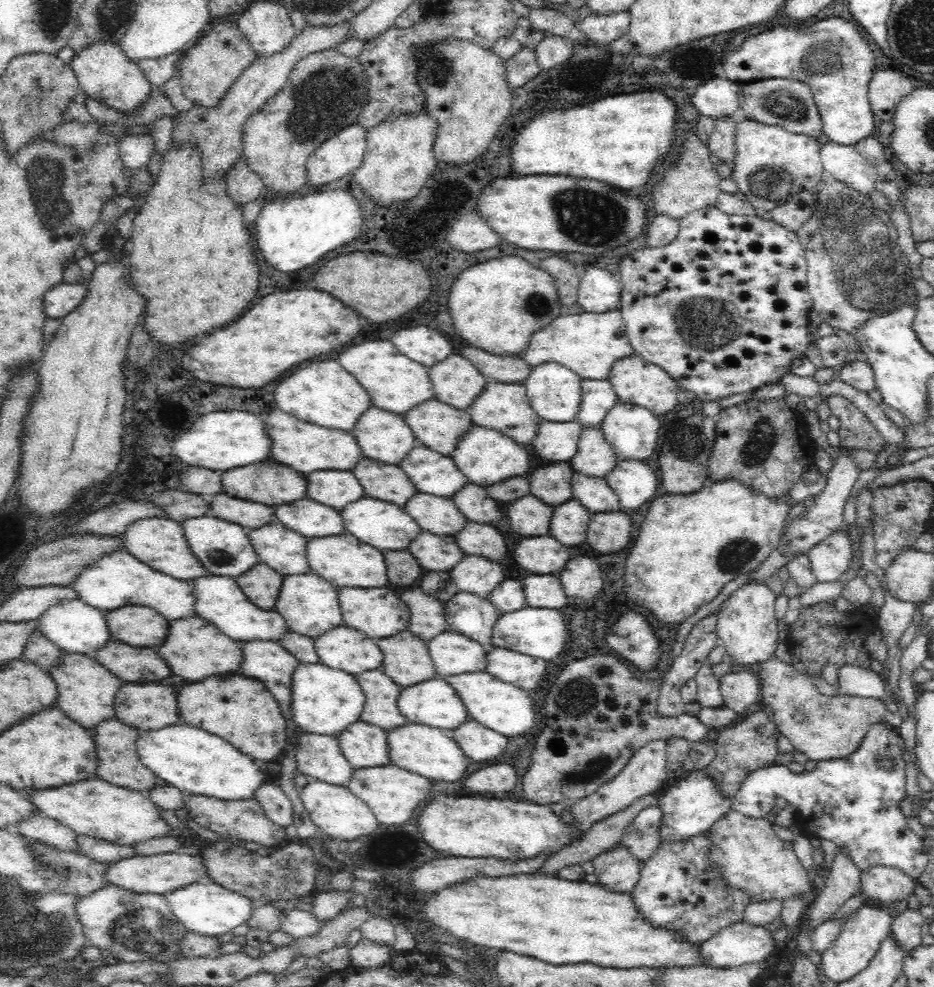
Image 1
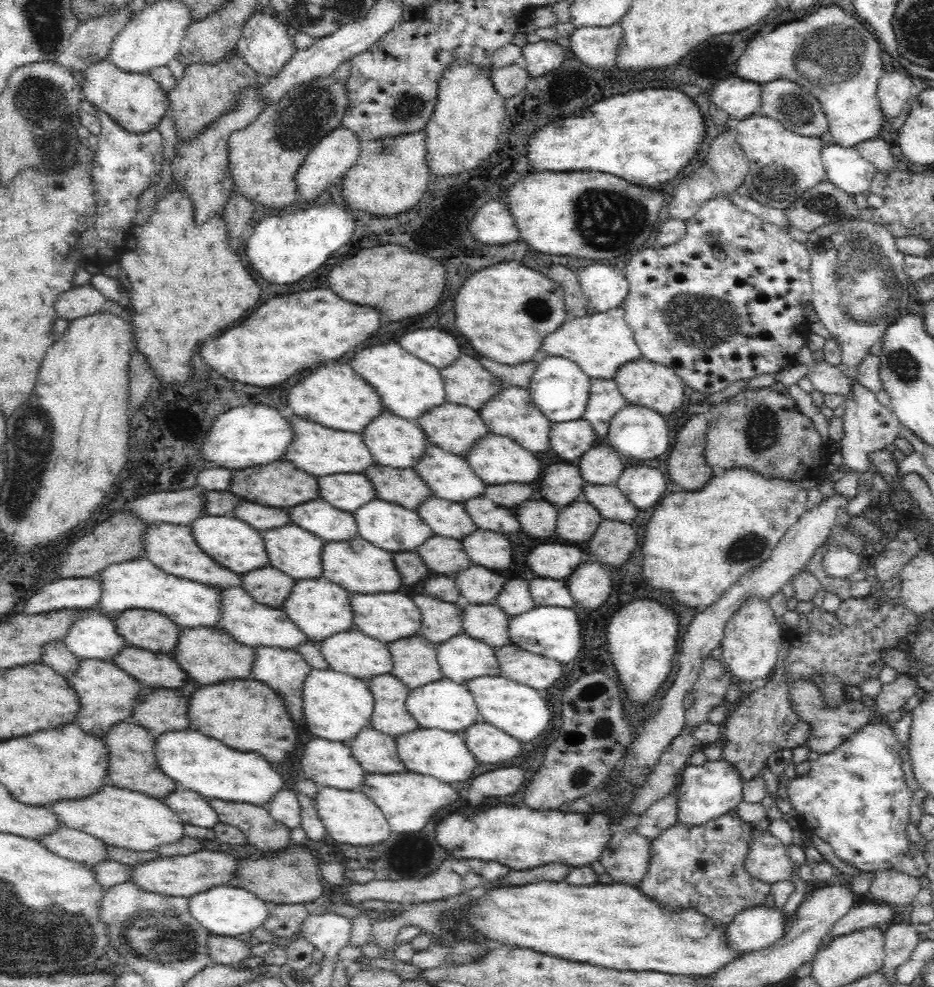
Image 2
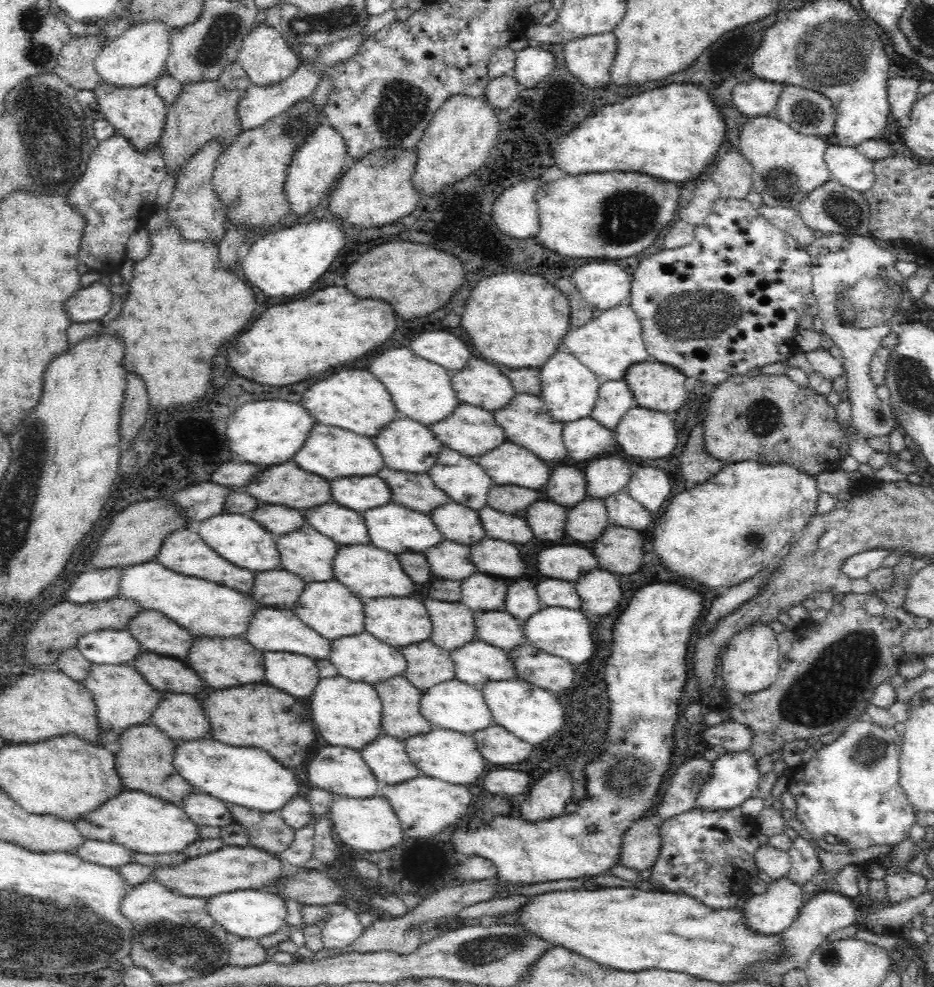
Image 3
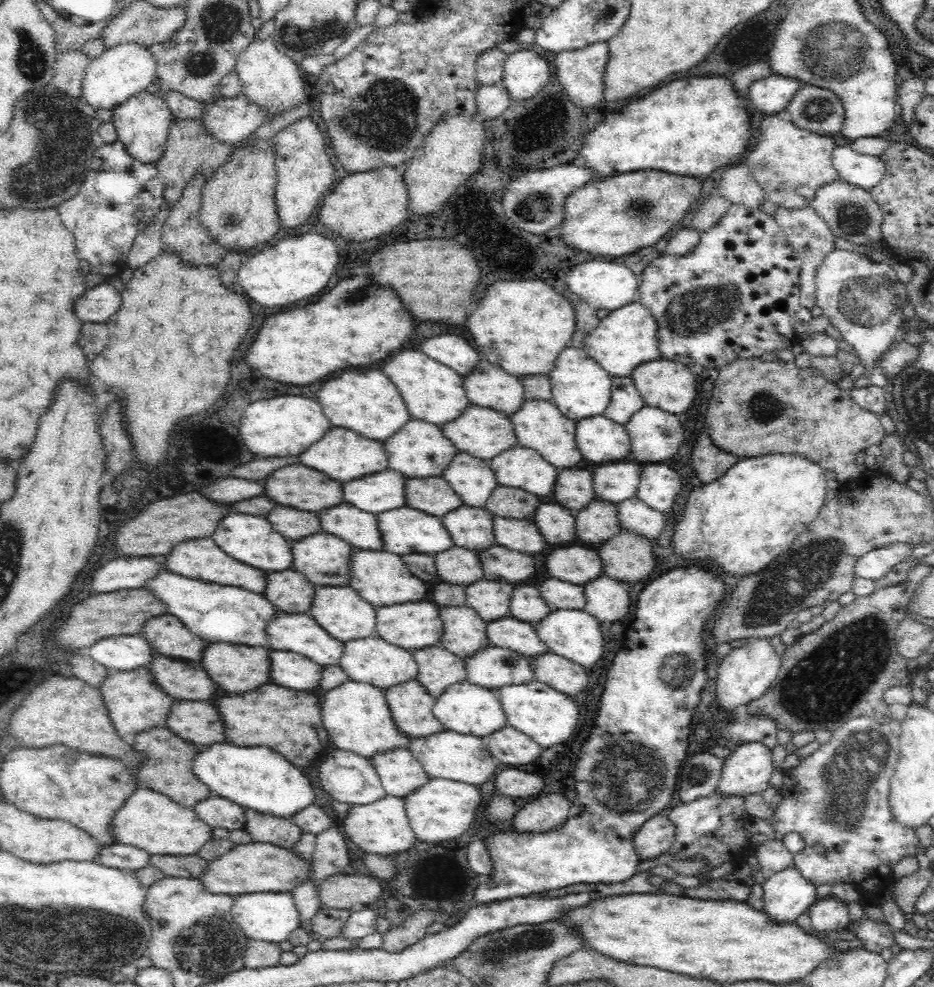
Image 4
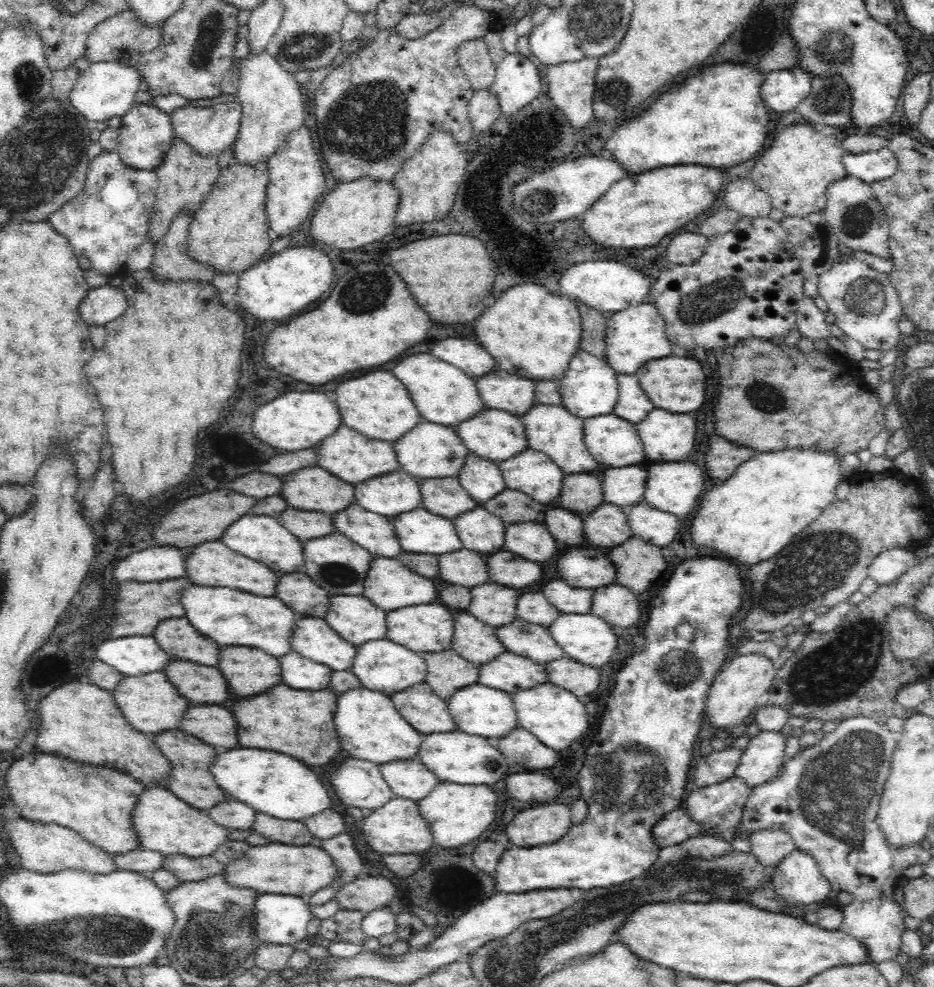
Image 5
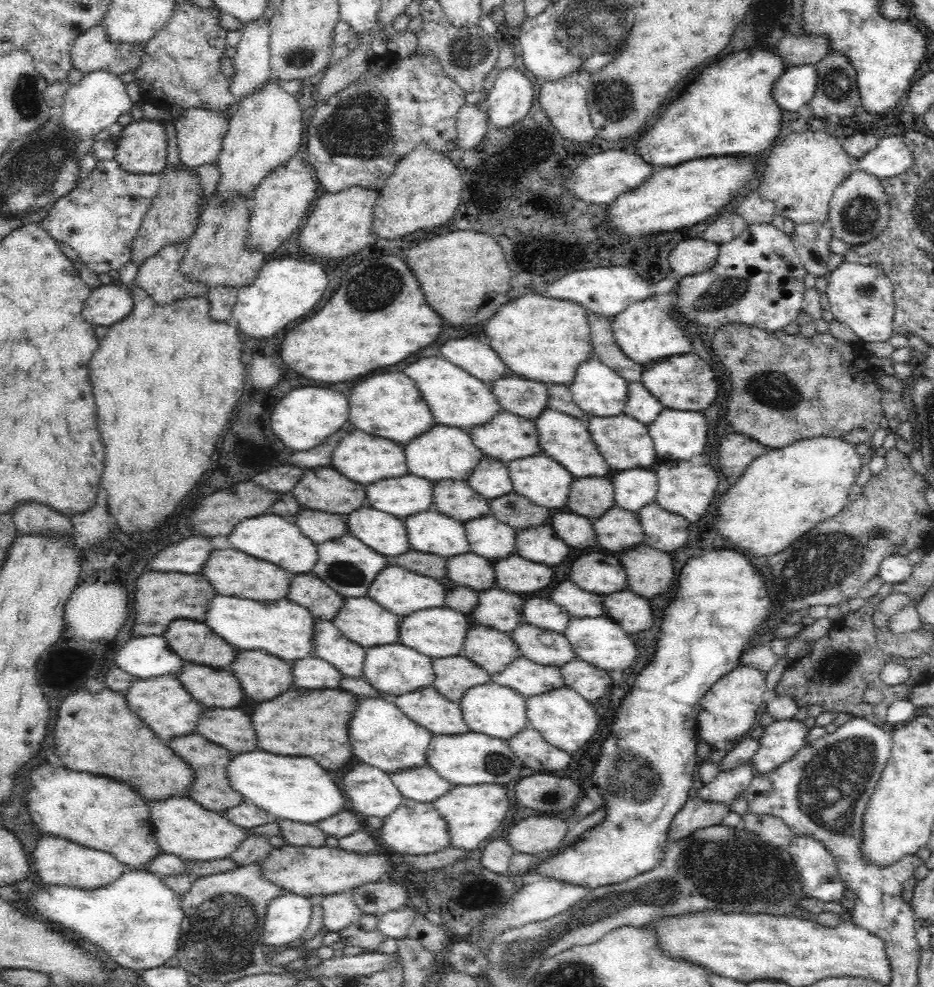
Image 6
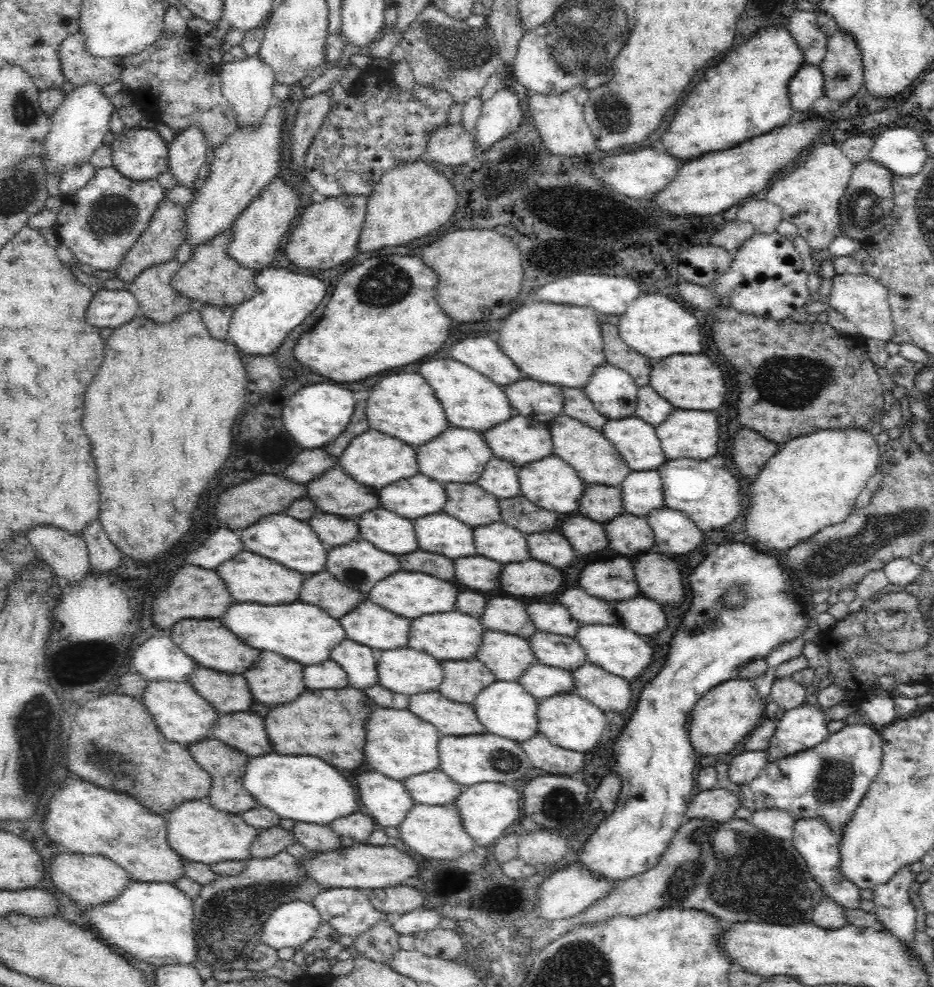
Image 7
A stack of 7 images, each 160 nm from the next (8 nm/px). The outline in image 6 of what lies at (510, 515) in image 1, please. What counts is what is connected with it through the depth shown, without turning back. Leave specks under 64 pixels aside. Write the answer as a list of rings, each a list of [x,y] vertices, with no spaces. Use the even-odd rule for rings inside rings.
[[[554,512],[548,522],[558,538],[570,548],[588,548],[594,544],[592,524],[582,516],[568,512]]]

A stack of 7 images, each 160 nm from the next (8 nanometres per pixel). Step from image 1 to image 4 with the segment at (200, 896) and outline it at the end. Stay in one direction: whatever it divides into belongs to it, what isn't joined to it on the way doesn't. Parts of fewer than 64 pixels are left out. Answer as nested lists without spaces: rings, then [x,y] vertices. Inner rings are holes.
[[[291,892],[243,893],[234,897],[229,911],[234,926],[252,940],[279,944],[288,940],[292,931],[299,926],[298,911]]]

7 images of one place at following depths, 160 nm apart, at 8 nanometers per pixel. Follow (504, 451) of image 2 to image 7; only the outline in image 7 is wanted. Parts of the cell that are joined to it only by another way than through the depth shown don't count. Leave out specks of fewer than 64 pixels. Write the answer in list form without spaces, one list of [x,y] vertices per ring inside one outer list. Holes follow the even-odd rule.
[[[552,454],[520,466],[517,469],[517,477],[520,494],[536,506],[546,510],[556,510],[556,512],[574,512],[578,506],[579,496],[582,496],[586,485],[568,463]]]

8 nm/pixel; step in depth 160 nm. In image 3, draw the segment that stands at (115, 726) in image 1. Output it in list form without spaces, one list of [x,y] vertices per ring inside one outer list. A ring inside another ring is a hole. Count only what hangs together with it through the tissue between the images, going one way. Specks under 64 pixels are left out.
[[[150,723],[129,726],[119,734],[118,742],[112,748],[115,754],[116,775],[125,791],[142,791],[175,805],[194,792],[186,780],[172,769],[176,742],[158,727]]]

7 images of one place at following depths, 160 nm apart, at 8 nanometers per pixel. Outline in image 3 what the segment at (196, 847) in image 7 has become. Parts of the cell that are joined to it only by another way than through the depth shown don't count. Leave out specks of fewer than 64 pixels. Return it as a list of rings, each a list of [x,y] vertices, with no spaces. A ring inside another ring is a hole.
[[[122,791],[108,798],[102,806],[73,820],[72,824],[84,839],[112,842],[127,848],[132,853],[166,854],[181,852],[198,839],[198,826],[184,814],[178,804],[166,802],[142,791]]]

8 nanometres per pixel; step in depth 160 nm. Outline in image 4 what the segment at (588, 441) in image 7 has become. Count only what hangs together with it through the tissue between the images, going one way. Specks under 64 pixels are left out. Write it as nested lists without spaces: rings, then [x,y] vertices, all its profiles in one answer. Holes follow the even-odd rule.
[[[527,399],[522,403],[518,412],[508,416],[518,444],[533,448],[544,460],[547,460],[558,470],[571,469],[583,460],[576,446],[575,421],[570,420],[556,409],[551,401],[542,399]]]

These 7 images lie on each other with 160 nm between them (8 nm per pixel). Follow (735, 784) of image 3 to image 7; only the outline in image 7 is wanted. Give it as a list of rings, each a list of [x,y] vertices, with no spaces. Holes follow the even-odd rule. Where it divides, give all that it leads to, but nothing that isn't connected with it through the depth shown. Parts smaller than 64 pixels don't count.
[[[807,703],[785,712],[776,721],[770,744],[766,748],[766,761],[778,763],[788,756],[814,748],[829,736],[824,709]]]

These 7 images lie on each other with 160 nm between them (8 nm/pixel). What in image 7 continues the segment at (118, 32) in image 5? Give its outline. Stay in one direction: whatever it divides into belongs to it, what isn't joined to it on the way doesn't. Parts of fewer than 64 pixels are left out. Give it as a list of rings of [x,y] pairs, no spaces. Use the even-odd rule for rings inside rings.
[[[82,31],[65,38],[58,48],[64,77],[75,87],[88,84],[90,81],[102,86],[121,78],[125,70],[125,57],[94,56],[86,45],[88,36]]]

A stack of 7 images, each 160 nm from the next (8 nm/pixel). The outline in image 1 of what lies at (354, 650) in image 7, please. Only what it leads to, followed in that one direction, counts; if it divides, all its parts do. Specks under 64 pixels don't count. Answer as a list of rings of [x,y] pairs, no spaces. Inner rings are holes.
[[[204,575],[188,579],[187,584],[191,587],[191,594],[193,594],[193,614],[209,620],[236,642],[241,643],[249,640],[273,640],[277,642],[277,638],[284,631],[288,631],[284,619],[278,611],[266,611],[254,606],[243,595],[234,578]]]

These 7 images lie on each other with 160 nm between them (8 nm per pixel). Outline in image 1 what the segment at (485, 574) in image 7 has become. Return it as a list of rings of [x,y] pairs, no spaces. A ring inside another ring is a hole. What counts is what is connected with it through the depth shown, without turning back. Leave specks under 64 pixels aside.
[[[425,530],[410,541],[407,549],[424,572],[449,571],[464,556],[453,535],[435,535]]]

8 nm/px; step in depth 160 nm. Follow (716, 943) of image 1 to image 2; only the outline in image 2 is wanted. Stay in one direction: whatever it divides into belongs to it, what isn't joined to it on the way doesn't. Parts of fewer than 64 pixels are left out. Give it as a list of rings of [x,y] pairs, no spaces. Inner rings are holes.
[[[748,908],[723,928],[723,944],[740,956],[758,952],[784,936],[784,925],[777,908]]]

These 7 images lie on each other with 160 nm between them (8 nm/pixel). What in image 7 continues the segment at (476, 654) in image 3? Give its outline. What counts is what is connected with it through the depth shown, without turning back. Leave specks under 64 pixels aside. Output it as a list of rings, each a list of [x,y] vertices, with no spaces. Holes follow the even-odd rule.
[[[540,662],[528,665],[518,676],[517,683],[536,701],[575,692],[571,671],[546,666]]]

